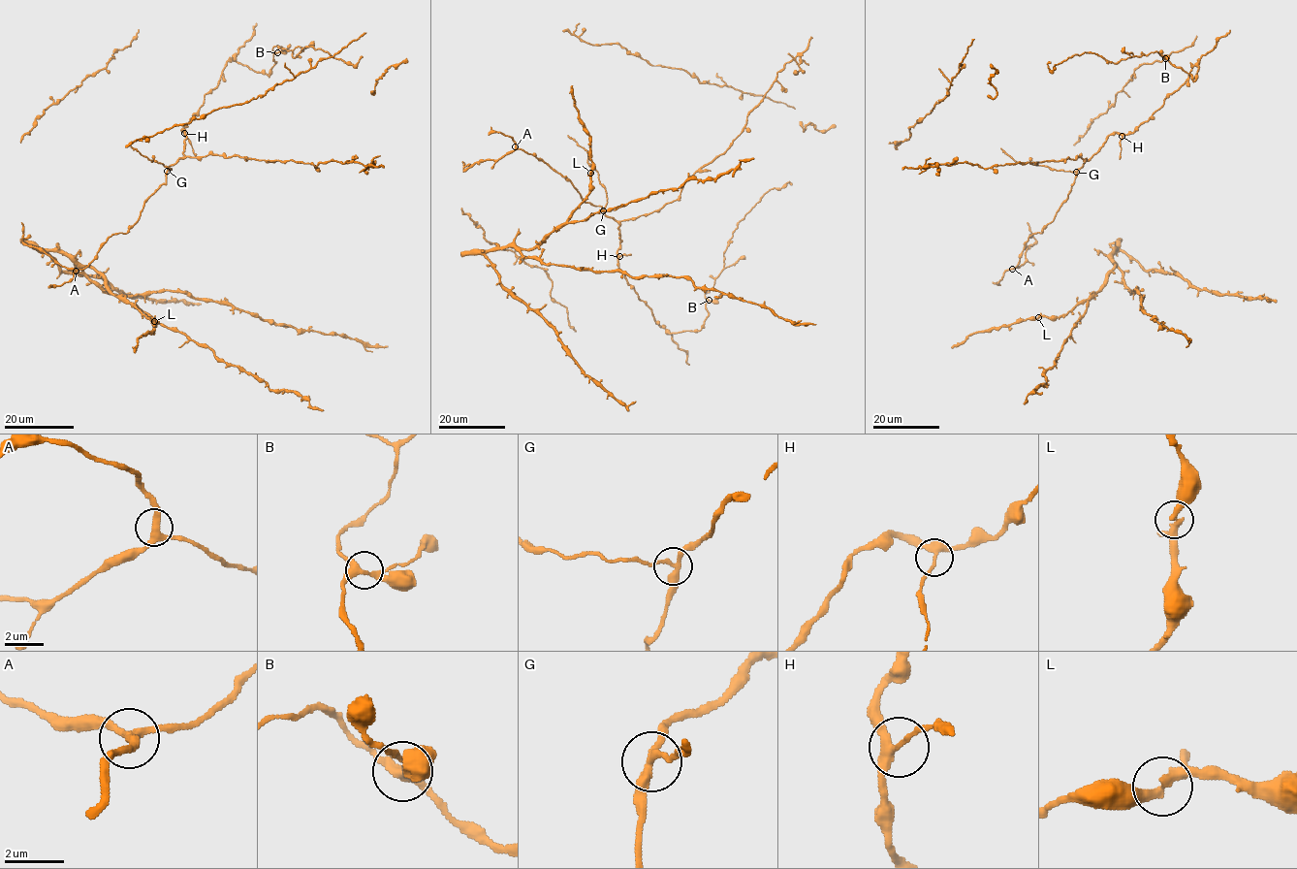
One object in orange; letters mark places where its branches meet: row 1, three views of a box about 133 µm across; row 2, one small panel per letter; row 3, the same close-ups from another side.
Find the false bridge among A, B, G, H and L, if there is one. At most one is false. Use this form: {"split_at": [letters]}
{"split_at": ["G"]}

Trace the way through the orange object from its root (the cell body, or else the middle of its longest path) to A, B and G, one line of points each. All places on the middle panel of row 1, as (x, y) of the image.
A: (623, 273), (617, 252), (619, 225), (599, 206), (586, 202), (566, 177), (515, 146)
B: (623, 273), (639, 299), (651, 310), (655, 322), (670, 334), (698, 331), (709, 315), (706, 303), (709, 300)
G: (623, 273), (618, 268), (617, 252), (621, 241), (619, 225), (603, 210)

